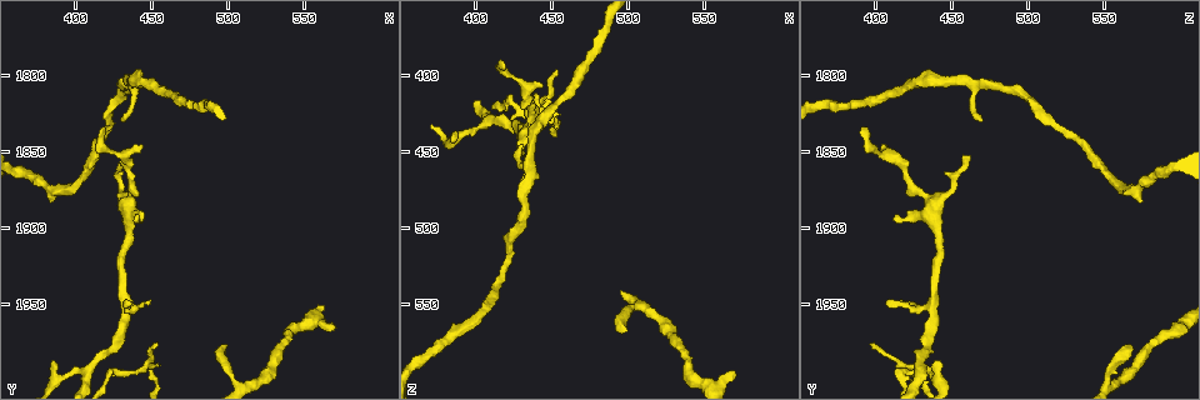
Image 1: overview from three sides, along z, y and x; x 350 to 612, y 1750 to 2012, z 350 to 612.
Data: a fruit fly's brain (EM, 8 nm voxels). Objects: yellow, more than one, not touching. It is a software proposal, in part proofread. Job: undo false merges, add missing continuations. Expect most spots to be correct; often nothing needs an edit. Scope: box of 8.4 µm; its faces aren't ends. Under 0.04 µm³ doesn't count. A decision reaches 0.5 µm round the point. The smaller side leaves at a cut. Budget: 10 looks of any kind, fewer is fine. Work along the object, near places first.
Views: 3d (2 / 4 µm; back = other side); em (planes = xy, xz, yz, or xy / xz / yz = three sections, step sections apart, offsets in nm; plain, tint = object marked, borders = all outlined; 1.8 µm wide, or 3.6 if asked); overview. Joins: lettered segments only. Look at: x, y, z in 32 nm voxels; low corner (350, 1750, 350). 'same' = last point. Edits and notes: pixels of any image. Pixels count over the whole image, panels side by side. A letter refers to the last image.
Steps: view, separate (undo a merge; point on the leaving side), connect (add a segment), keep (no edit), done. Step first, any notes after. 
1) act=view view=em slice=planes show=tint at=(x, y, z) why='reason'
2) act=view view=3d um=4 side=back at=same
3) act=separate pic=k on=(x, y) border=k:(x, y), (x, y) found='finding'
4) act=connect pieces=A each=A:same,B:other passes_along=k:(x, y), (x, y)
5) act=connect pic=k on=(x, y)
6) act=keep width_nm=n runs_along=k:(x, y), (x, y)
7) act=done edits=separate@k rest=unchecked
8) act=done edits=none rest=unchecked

act=view view=3d um=2 at=(420, 1834, 392) why='thin end'

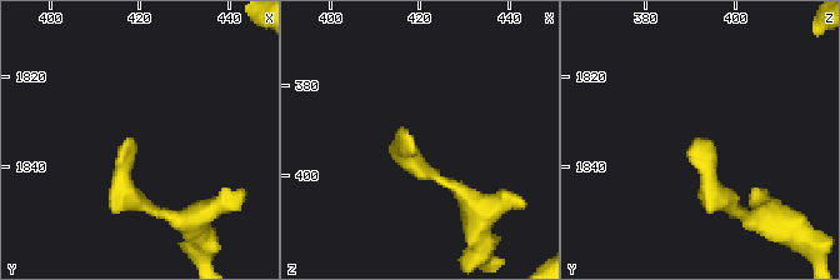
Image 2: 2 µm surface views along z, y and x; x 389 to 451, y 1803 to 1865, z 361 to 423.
act=view view=em slice=planes show=tint at=(419, 1833, 393)

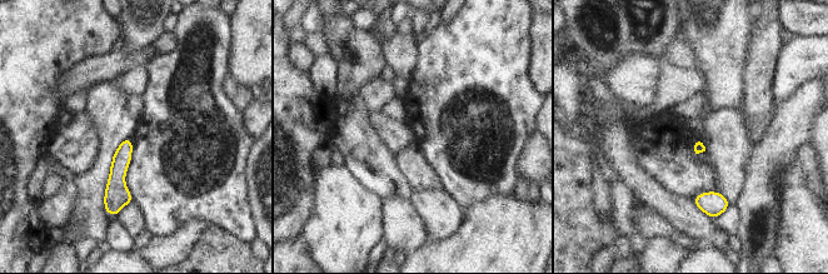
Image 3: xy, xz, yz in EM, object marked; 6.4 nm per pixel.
act=view view=em slice=planes show=borders at=same why='see the neighbours'

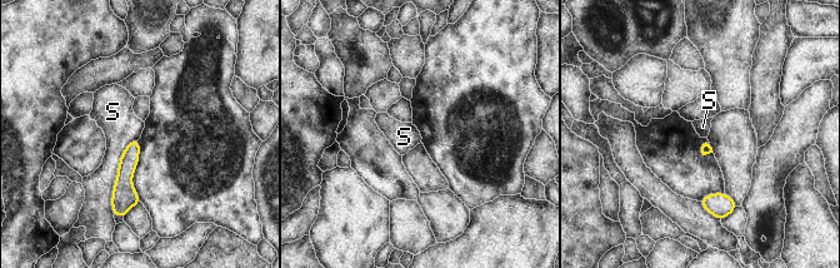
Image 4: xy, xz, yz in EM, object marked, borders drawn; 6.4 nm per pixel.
act=keep each=S:other runs_along=4:(136, 143), (125, 169), (121, 208) found='no lettered segment goes on from it'

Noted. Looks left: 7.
act=view view=em slice=xy step=16 show=tint at=(406, 1990, 430) why='a fork'

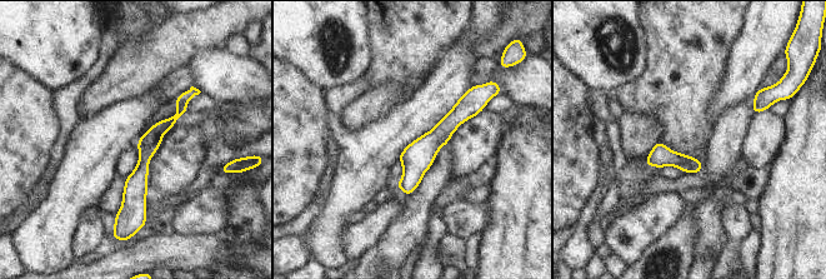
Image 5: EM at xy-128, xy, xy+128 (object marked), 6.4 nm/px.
act=view view=em slice=xy step=16 show=borders at=same

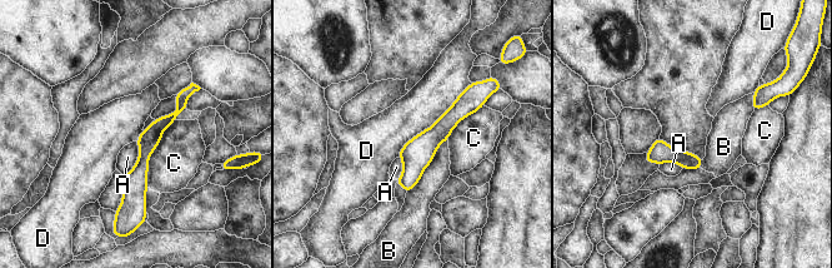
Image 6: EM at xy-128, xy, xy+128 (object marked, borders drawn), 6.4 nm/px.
act=keep each=A:other,B:other,C:other,D:other border=6:(471, 83), (397, 157) found='continuous, no second cell'

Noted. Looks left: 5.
act=view view=3d um=4 at=(498, 1976, 566) why='an open end'

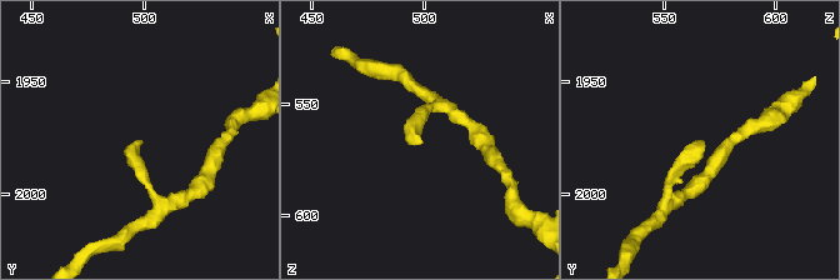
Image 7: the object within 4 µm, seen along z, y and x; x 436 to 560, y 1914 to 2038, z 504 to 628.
act=view view=em slice=planes show=borders at=(497, 1976, 566)

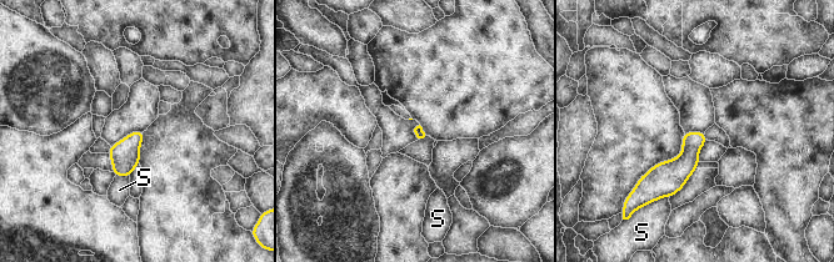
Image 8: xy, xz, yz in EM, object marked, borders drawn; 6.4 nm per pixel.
act=keep each=S:other border=8:(669, 196), (648, 203) found='no lettered segment goes on from it'

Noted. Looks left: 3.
act=view view=3d um=4 at=(570, 1966, 594) why='branch stops here'

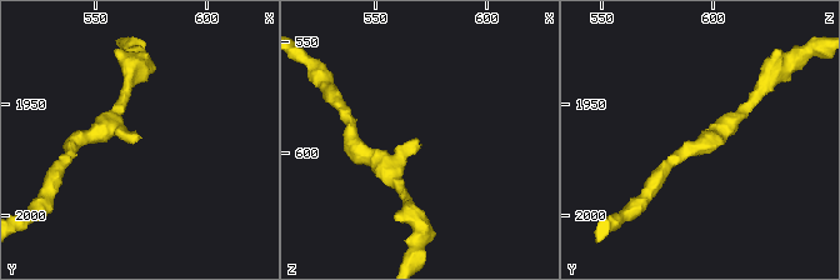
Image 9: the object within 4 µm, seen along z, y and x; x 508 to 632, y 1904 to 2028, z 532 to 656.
act=view view=em slice=planes show=borders at=(571, 1963, 594)

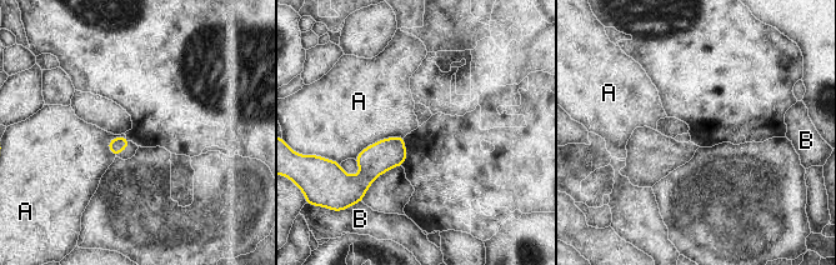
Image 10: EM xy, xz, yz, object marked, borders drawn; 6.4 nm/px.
act=keep each=A:other,B:other border=10:(404, 135), (379, 139), (354, 159) found='none of them fits'

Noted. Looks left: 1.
act=done edits=none rest=unchecked

